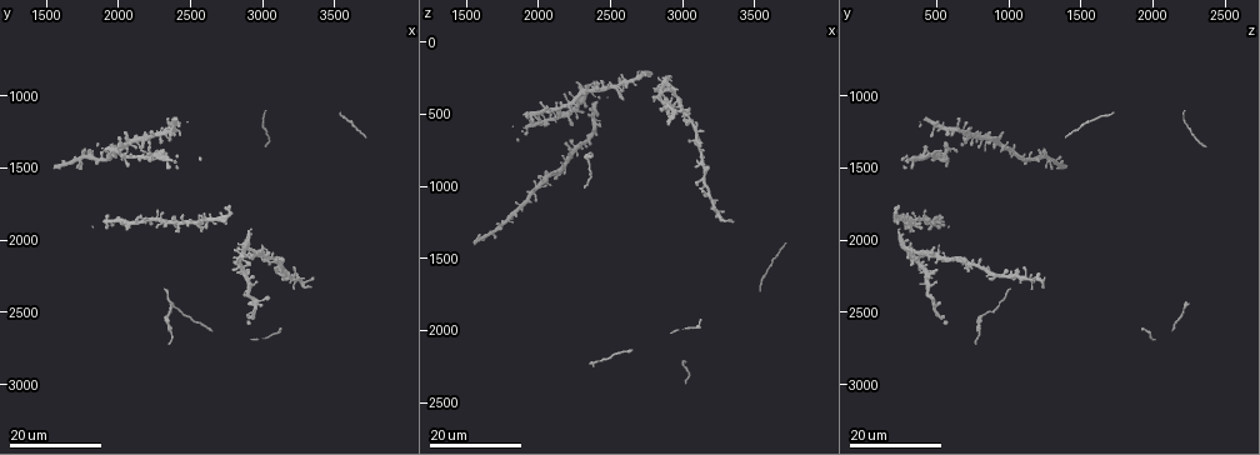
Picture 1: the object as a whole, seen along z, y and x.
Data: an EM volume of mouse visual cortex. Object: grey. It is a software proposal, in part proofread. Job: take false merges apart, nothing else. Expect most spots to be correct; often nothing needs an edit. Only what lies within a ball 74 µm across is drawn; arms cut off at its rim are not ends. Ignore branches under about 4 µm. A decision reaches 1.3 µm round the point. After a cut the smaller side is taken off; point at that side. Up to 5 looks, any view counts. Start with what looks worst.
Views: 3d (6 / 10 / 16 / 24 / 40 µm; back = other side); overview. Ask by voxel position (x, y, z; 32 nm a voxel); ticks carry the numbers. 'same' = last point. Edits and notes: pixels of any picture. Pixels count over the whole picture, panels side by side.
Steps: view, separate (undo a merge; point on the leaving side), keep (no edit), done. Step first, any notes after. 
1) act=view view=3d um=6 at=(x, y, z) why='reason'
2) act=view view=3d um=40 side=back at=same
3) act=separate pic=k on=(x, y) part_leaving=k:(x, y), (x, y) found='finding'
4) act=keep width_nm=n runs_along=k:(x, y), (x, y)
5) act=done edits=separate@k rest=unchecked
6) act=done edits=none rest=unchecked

act=view view=3d um=24 at=(3140, 2260, 940) why='three-way junction'

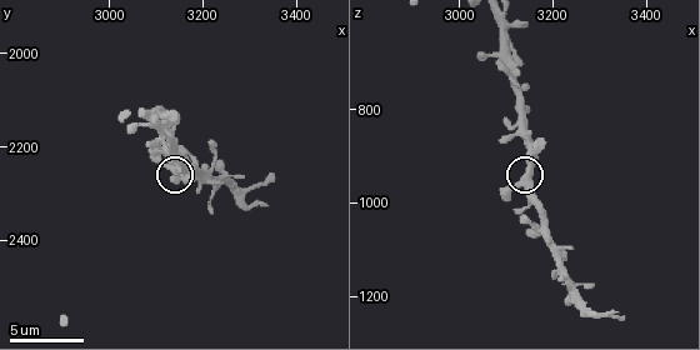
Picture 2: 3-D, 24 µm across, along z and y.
act=view view=3d um=6 at=(3135, 2255, 945)

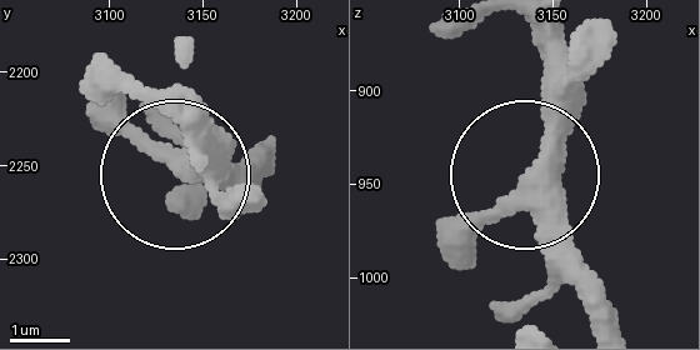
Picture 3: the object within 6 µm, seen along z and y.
act=keep arms=3 found='one neuron here'

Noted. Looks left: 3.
act=view view=3d um=10 at=(3285, 2310, 1240)

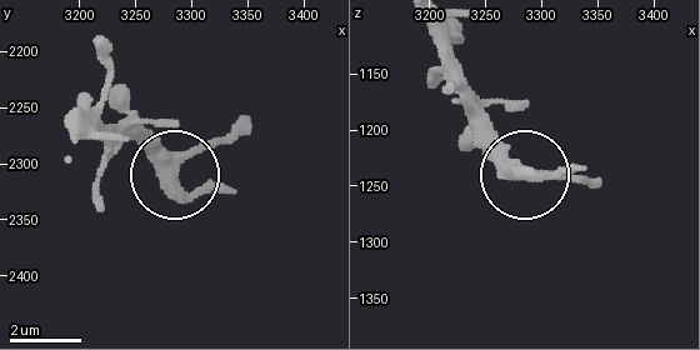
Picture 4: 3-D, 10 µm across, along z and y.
act=keep runs_along=4:(430, 26), (469, 116), (523, 176), (594, 179) found='all the same neuron'

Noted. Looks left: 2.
act=view view=3d um=24 at=(2340, 2520, 820)

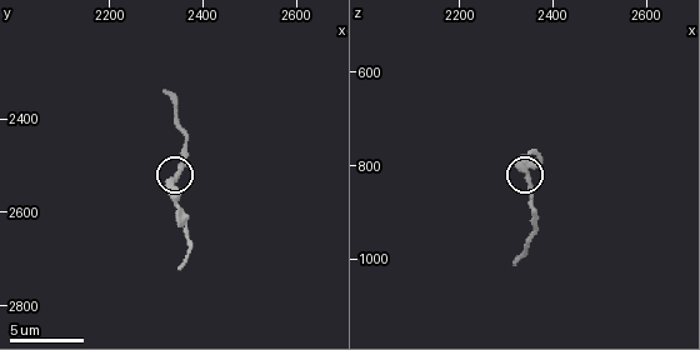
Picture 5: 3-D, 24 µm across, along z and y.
act=view view=3d um=6 at=(2340, 2520, 815)

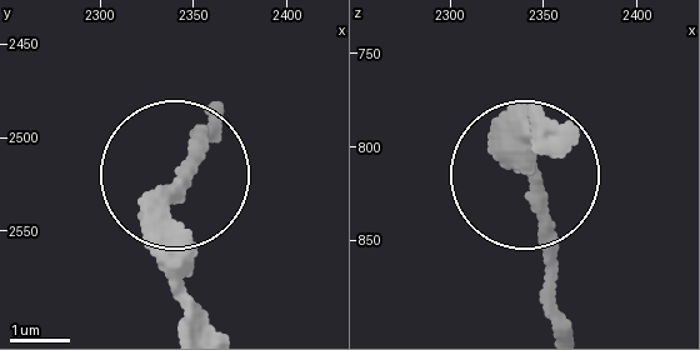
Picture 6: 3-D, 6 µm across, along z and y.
act=keep found='all the same neuron'

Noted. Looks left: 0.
act=done edits=none rest=unchecked

